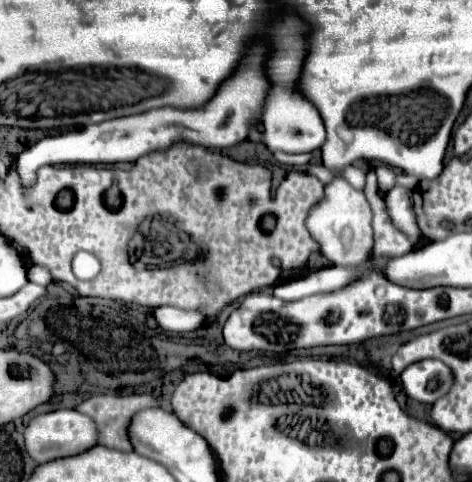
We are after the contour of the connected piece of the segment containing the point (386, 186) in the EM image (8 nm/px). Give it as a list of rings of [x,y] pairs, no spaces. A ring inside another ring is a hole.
[[[378,166],[376,168],[376,174],[378,174],[378,184],[380,184],[380,190],[382,192],[388,192],[392,186],[394,186],[394,178],[396,178],[396,174],[394,174],[394,170],[390,168],[390,166]]]

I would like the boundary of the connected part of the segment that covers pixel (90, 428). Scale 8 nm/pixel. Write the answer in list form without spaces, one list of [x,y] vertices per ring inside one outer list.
[[[60,408],[54,412],[34,416],[24,430],[24,442],[26,442],[26,452],[32,456],[32,460],[36,464],[44,464],[44,462],[50,462],[62,456],[80,454],[92,448],[96,444],[96,424],[88,416],[76,410]]]

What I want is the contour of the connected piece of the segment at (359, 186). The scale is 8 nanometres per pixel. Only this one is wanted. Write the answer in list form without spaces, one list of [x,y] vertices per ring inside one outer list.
[[[348,166],[344,170],[344,178],[356,188],[356,190],[364,190],[364,184],[366,184],[366,174],[360,170],[360,168],[354,168],[354,166]]]

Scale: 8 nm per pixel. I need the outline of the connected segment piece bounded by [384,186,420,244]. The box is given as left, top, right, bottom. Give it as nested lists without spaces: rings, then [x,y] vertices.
[[[394,186],[386,194],[384,200],[386,200],[386,208],[388,208],[388,214],[394,222],[394,226],[400,228],[402,232],[406,232],[410,236],[410,240],[416,244],[420,240],[420,230],[416,226],[416,216],[412,210],[410,190],[402,188],[402,186]]]

